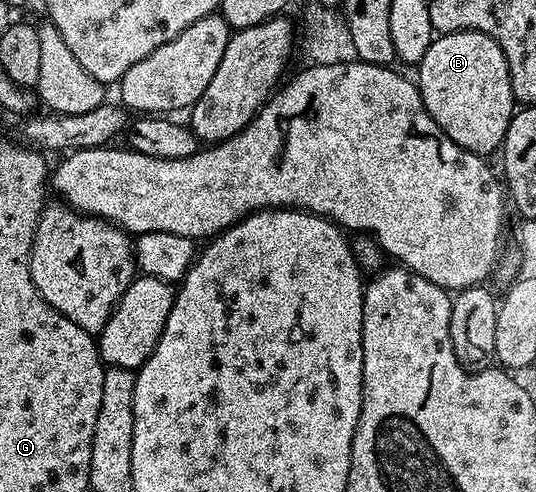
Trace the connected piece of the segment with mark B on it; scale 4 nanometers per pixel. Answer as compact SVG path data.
M466 29L462 33L446 33L437 36L426 51L426 55L418 66L418 88L424 100L424 110L442 127L458 147L471 153L477 153L482 158L487 158L501 148L504 136L510 127L510 119L518 108L516 96L512 94L510 71L506 63L506 55L502 55L502 47L490 35L476 33L473 29Z

